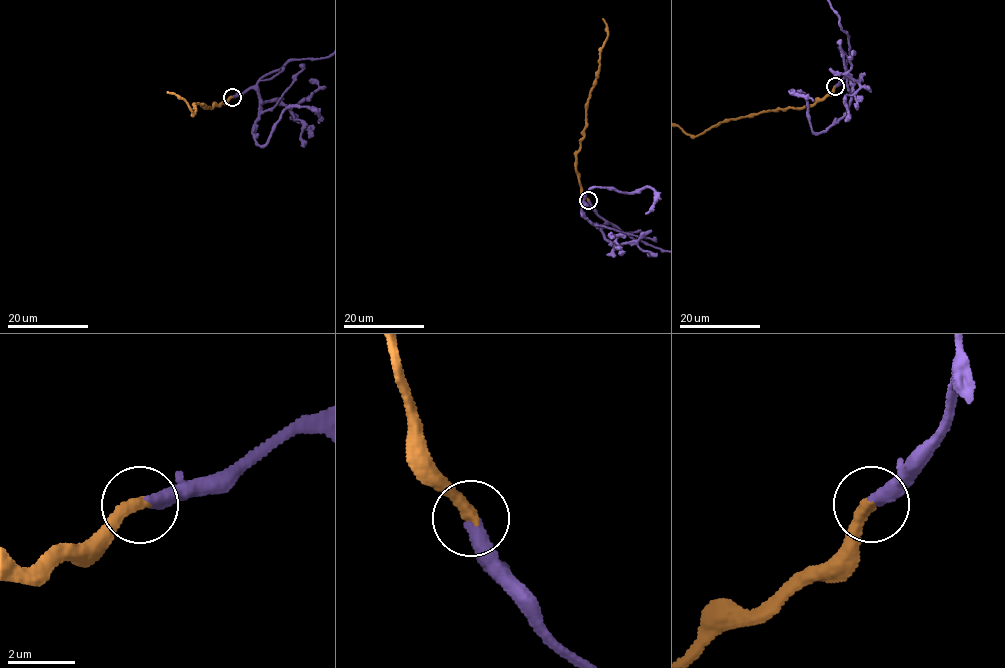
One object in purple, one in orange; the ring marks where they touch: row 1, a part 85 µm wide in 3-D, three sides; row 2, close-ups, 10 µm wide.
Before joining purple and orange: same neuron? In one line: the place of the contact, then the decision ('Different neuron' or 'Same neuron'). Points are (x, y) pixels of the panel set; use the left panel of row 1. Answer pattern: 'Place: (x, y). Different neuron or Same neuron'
Place: (232, 97). Same neuron

